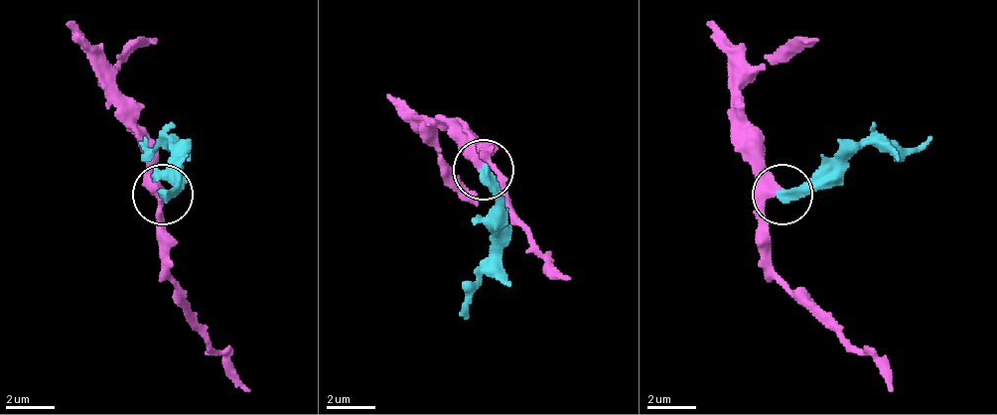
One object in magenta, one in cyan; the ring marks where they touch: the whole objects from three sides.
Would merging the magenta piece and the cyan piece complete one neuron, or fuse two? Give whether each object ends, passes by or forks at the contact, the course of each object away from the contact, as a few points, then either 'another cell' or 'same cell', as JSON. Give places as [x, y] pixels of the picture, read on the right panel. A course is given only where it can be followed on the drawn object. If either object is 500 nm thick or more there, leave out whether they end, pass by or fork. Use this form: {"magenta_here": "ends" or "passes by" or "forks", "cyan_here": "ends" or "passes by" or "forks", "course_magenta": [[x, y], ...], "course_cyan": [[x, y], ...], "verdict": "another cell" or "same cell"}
{"magenta_here": "passes by", "cyan_here": "ends", "course_magenta": [[783, 193], [766, 205], [766, 259], [832, 320], [893, 392]], "course_cyan": [[783, 193], [814, 187], [863, 144], [918, 150], [929, 138]], "verdict": "same cell"}

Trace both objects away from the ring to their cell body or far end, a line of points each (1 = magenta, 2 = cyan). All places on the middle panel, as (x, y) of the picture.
1: (482, 171), (482, 153), (512, 219), (573, 280)
2: (482, 171), (494, 202), (494, 250), (464, 317)

